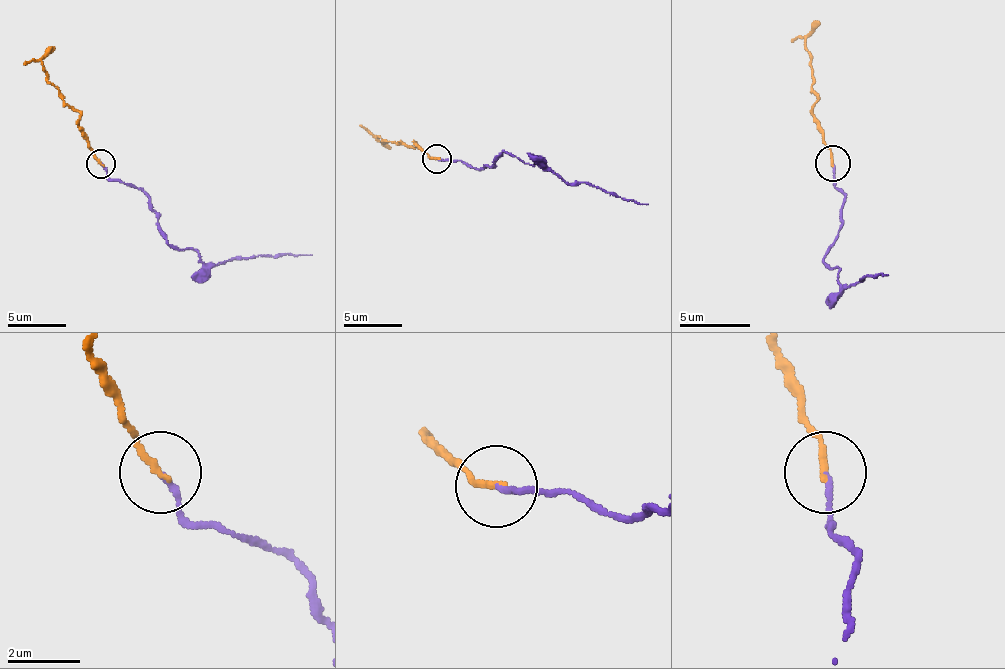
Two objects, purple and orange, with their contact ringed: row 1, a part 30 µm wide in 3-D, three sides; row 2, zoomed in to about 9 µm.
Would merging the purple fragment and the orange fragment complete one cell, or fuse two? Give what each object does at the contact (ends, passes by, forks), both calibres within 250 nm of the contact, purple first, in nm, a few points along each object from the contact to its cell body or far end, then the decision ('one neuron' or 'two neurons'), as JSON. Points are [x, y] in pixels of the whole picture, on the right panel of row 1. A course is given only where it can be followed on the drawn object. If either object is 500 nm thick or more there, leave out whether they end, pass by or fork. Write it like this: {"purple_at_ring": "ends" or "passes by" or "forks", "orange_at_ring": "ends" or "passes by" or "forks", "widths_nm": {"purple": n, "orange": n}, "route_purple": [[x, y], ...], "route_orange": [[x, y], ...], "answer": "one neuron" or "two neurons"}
{"purple_at_ring": "ends", "orange_at_ring": "ends", "widths_nm": {"purple": 150, "orange": 200}, "route_purple": [[832, 164], [835, 185], [846, 199], [839, 238], [824, 263], [839, 267], [842, 285], [888, 274]], "route_orange": [[832, 164], [814, 103], [817, 93], [807, 46], [807, 36], [821, 21]], "answer": "one neuron"}

